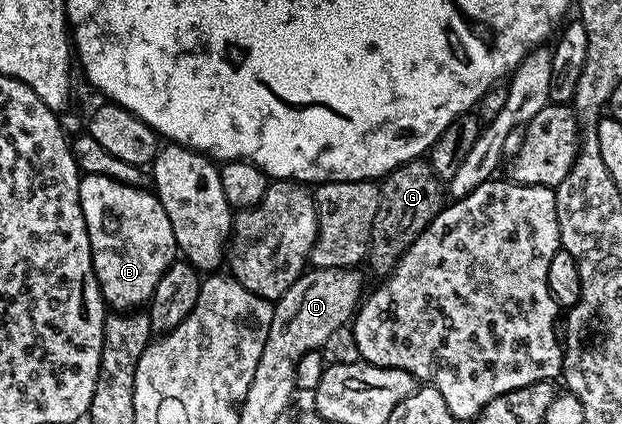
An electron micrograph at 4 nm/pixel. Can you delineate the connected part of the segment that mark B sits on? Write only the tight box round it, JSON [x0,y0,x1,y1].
[78,175,176,310]

